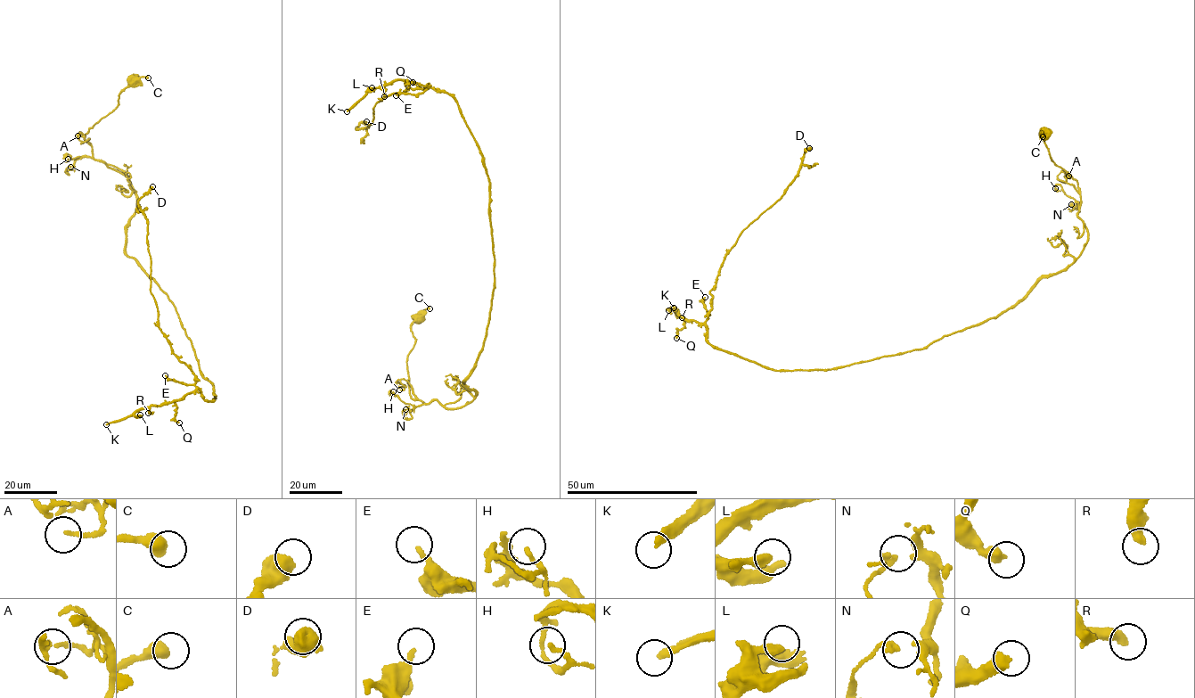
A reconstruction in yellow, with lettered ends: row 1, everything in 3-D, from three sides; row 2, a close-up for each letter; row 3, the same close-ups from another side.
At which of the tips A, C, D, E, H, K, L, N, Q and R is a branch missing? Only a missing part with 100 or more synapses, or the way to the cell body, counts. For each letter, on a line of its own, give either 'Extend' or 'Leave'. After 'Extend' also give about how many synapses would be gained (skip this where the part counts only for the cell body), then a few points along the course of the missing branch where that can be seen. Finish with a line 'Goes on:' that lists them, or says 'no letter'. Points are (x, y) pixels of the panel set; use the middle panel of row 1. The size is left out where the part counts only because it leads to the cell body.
A: Leave
C: Leave
D: Leave
E: Leave
H: Leave
K: Extend. Roughly 350 synapses
L: Leave
N: Leave
Q: Leave
R: Leave
Goes on: K

